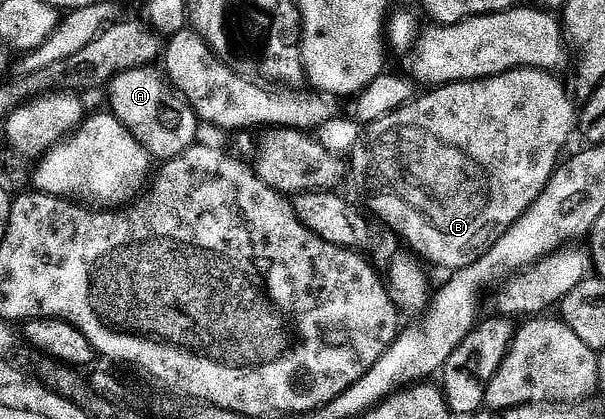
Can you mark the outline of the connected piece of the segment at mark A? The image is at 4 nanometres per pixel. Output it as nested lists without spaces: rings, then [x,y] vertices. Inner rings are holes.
[[[146,66],[117,73],[107,85],[108,107],[112,116],[148,149],[150,155],[158,155],[159,160],[164,162],[174,160],[198,143],[199,117],[192,104],[157,70]]]

